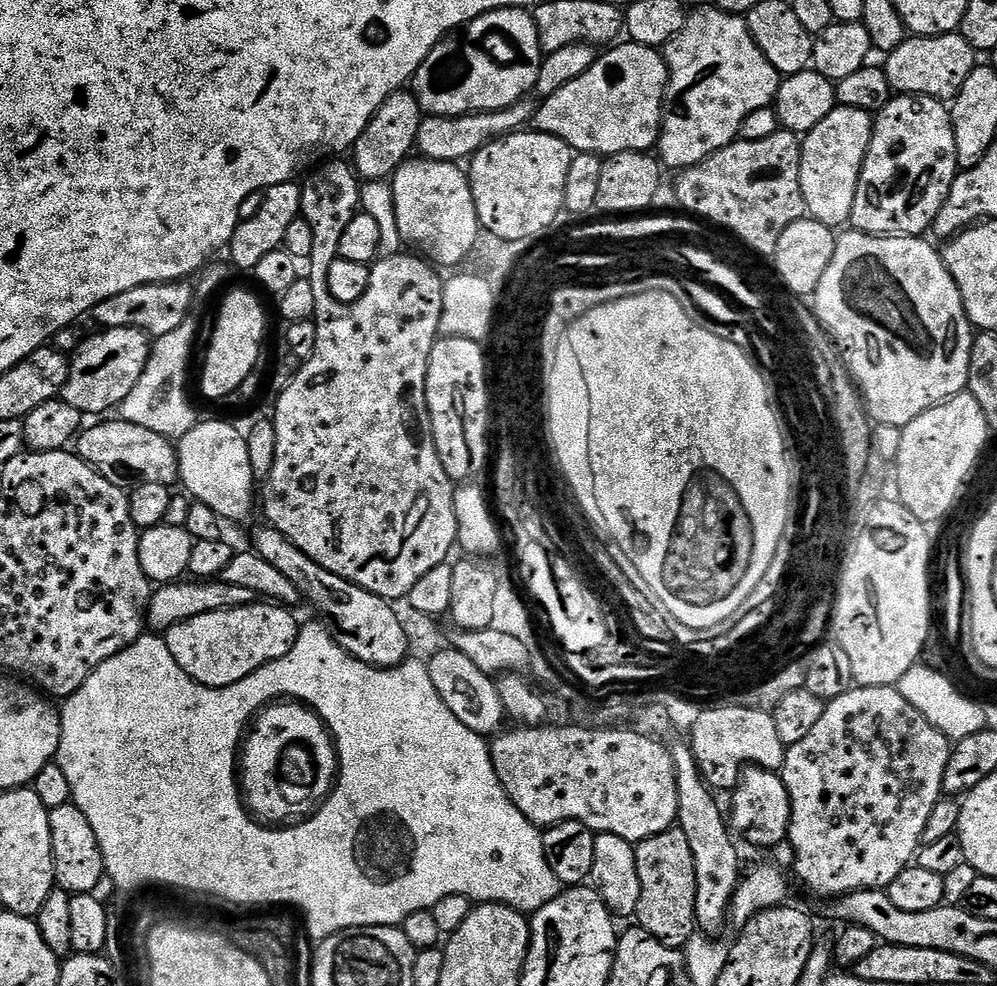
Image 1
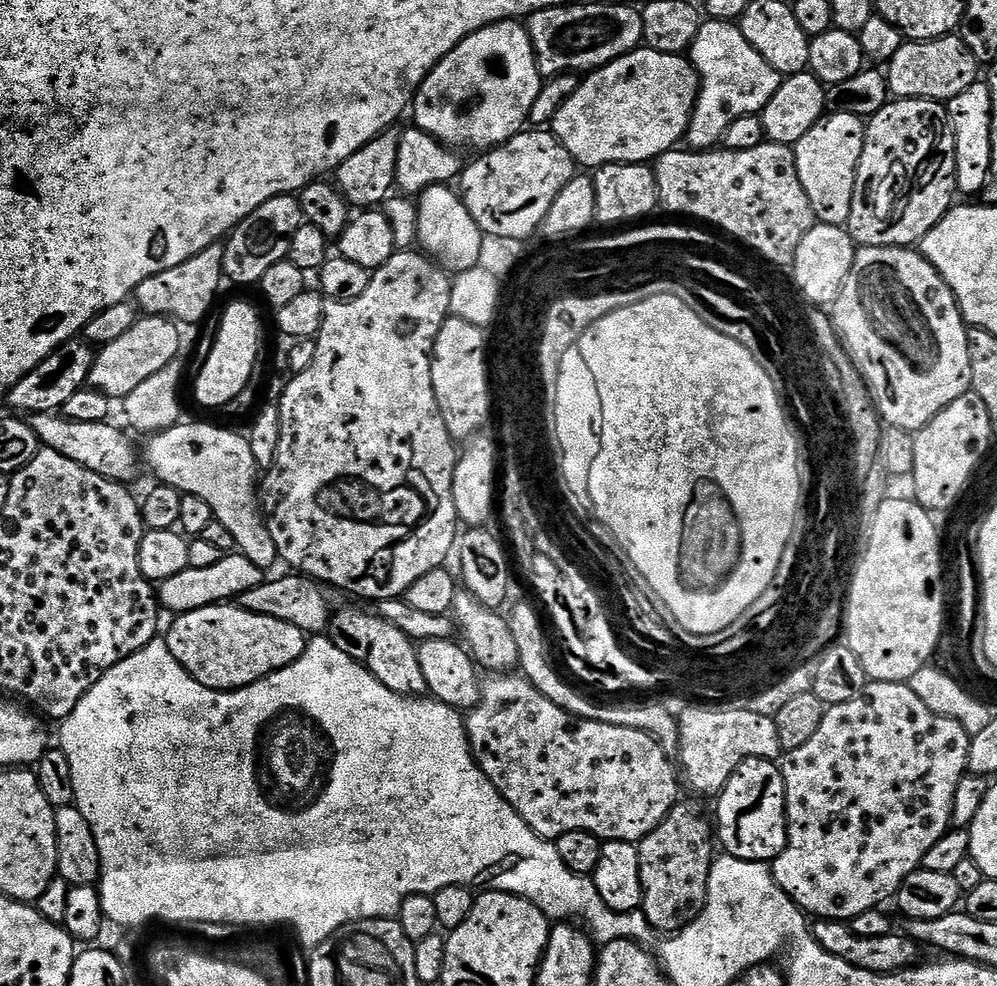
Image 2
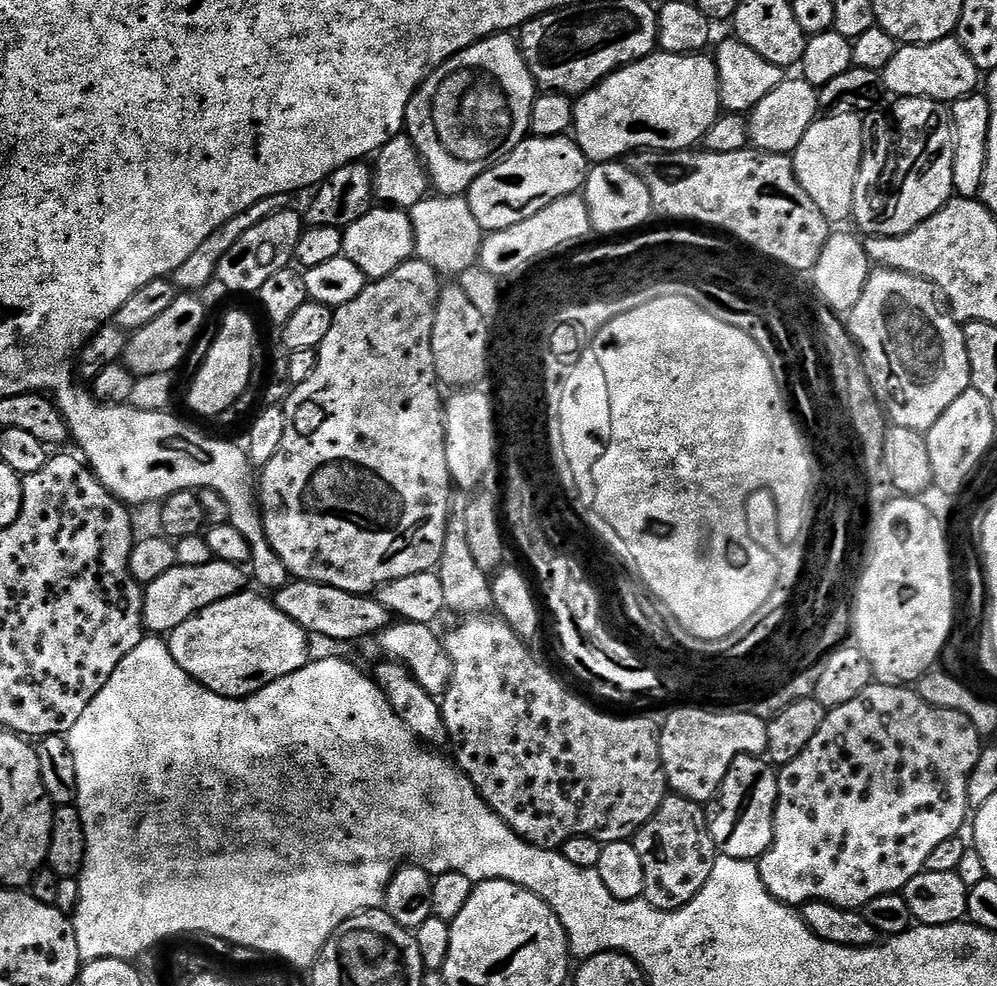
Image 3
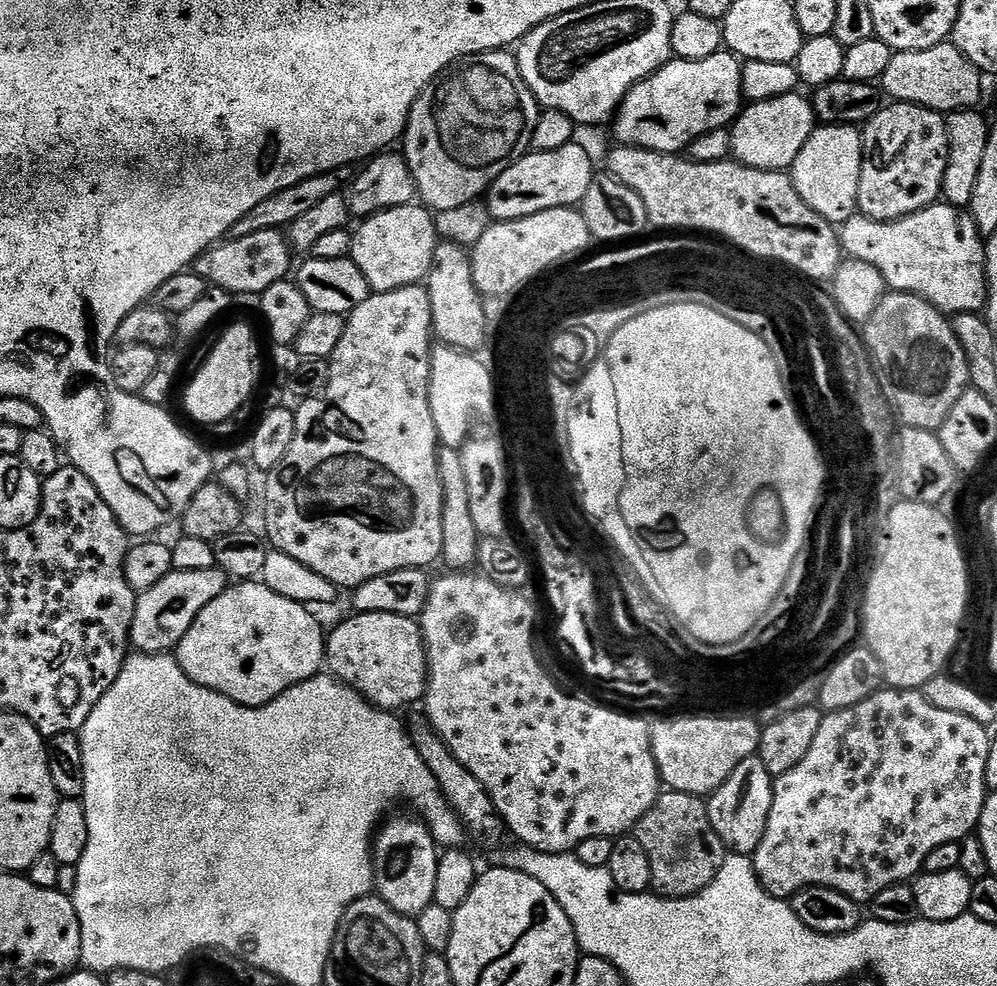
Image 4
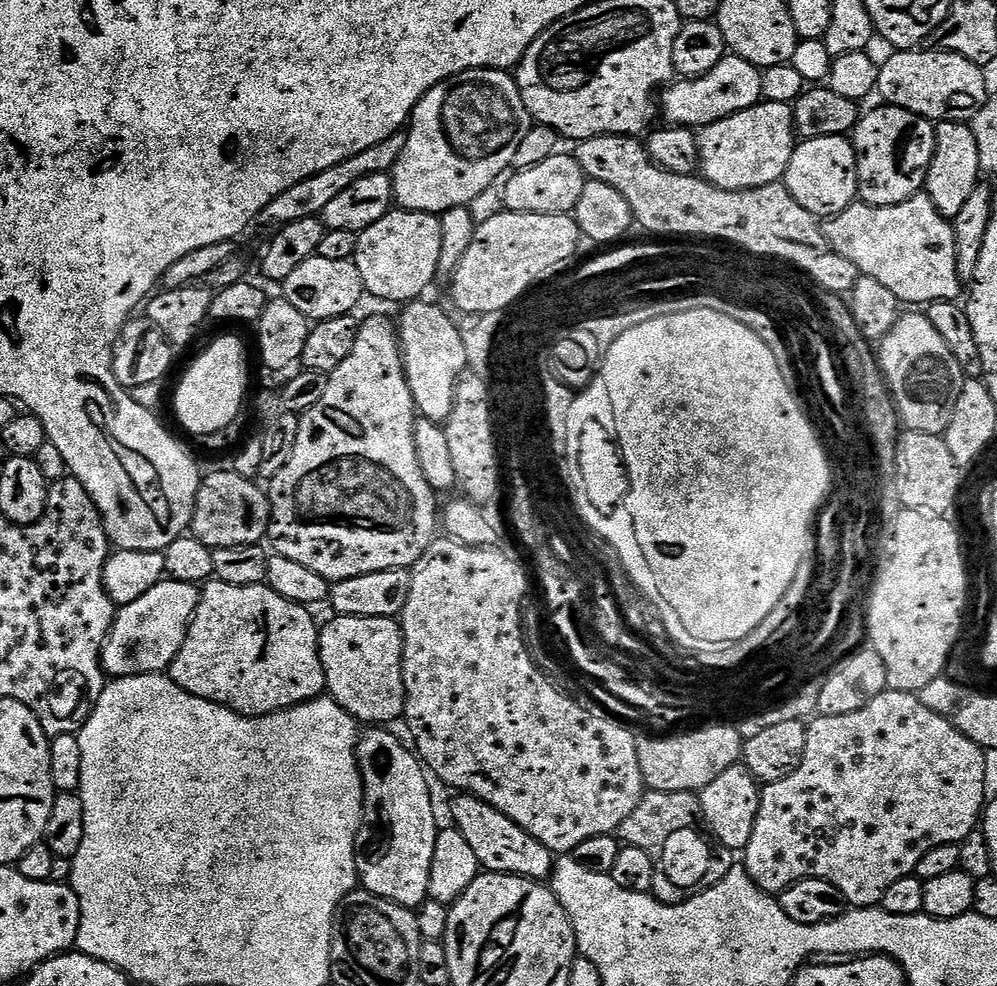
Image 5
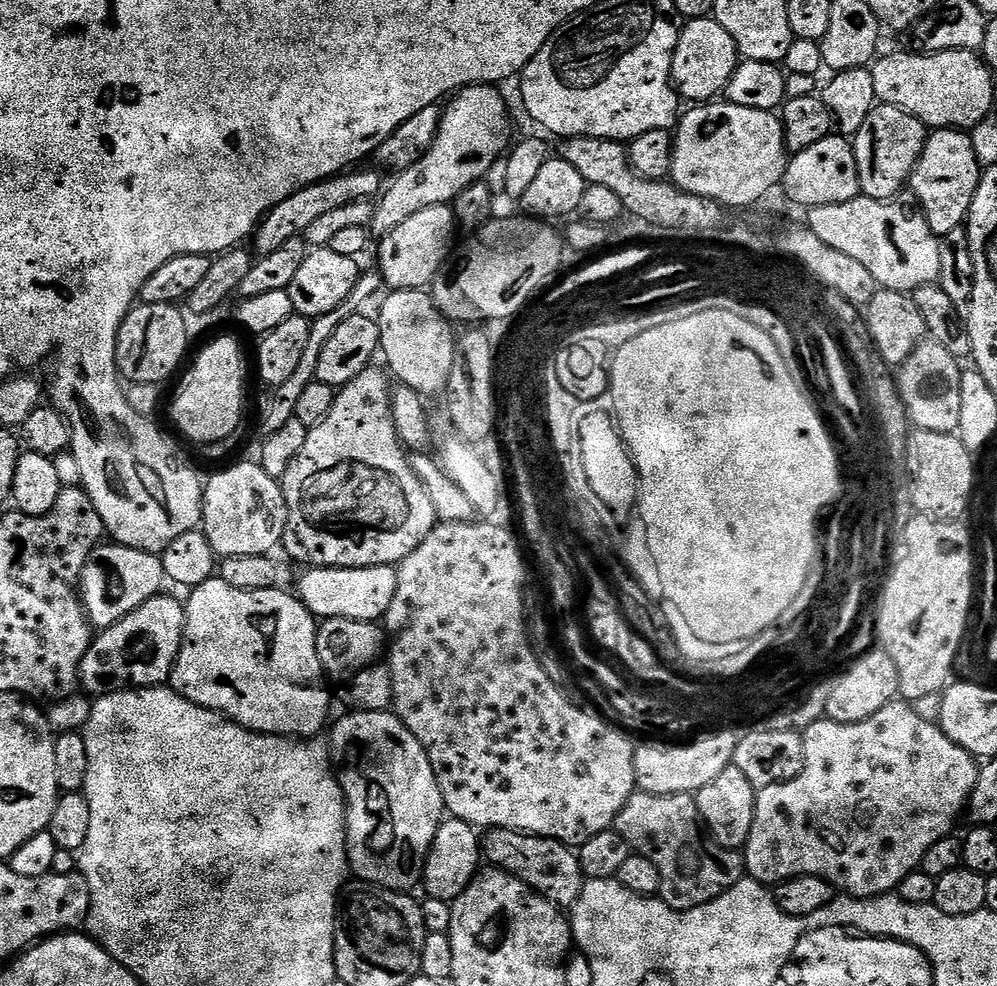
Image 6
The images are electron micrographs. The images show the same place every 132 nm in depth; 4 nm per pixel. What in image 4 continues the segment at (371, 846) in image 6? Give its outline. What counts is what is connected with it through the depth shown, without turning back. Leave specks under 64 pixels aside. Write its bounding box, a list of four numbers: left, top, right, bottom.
[372,815,441,918]

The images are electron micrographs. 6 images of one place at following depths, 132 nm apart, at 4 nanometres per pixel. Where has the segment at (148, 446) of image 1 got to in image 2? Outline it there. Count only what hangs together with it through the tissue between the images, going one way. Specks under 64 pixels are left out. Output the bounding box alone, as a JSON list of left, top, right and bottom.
[27,412,142,485]

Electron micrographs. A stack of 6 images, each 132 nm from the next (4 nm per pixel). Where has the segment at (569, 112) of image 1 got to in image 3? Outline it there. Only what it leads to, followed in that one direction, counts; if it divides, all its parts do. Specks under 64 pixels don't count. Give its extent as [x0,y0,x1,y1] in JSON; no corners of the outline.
[572,50,722,162]

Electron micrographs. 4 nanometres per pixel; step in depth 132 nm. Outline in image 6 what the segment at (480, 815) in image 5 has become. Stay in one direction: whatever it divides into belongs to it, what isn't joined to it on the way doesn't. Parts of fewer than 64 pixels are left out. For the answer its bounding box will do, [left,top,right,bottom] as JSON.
[482,828,586,910]

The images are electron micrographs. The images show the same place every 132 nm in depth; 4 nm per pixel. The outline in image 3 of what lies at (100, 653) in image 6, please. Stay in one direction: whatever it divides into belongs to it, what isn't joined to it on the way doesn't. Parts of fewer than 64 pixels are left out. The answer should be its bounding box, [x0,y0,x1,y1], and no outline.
[144,561,246,634]

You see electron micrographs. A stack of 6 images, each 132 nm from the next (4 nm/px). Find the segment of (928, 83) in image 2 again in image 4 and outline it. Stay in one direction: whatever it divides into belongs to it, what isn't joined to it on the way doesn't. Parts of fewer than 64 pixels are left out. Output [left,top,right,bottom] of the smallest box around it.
[882,42,980,114]

